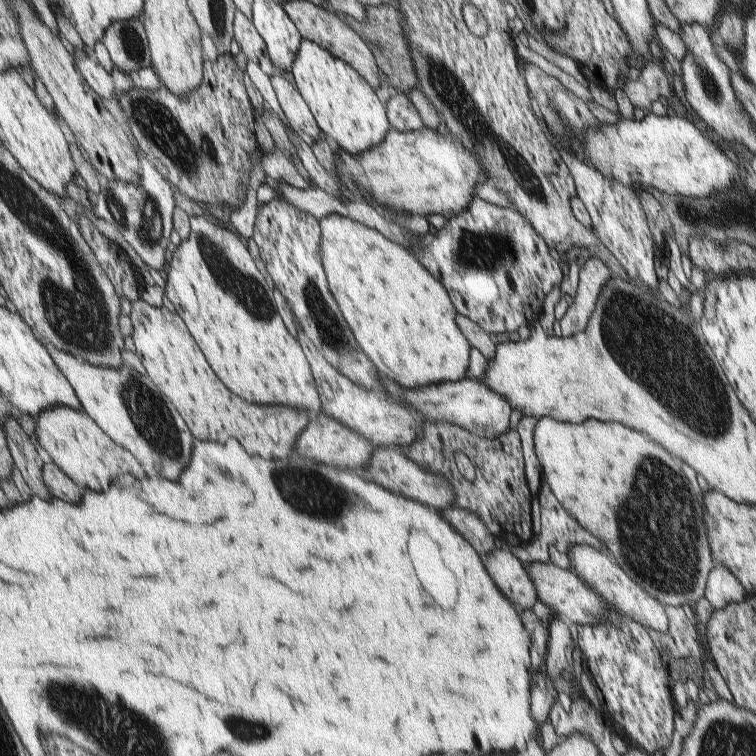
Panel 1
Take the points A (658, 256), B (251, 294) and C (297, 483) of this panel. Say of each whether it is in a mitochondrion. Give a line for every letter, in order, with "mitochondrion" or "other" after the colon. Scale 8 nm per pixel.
A: other
B: mitochondrion
C: mitochondrion

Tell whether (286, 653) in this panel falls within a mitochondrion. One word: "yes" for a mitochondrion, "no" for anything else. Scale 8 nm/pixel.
no

